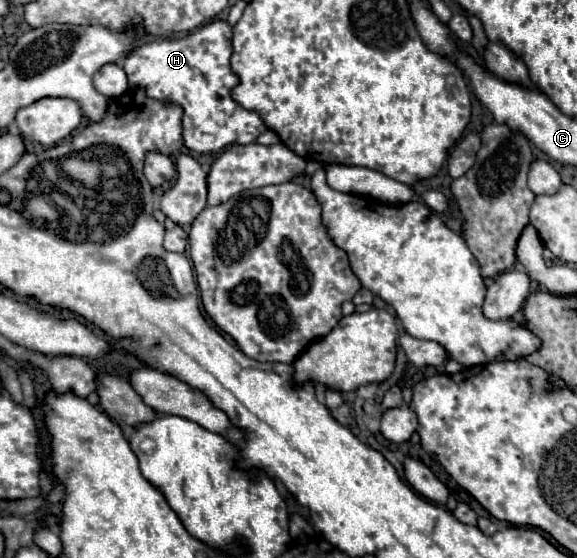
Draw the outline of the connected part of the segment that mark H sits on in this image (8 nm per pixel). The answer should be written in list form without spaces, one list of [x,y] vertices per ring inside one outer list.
[[[211,21],[203,29],[199,29],[193,35],[187,35],[183,39],[155,39],[147,41],[135,51],[131,51],[125,57],[125,69],[127,69],[127,79],[131,87],[141,87],[145,93],[153,99],[163,99],[163,101],[173,101],[183,107],[183,139],[185,147],[197,153],[219,153],[221,149],[229,145],[249,145],[255,143],[261,133],[267,131],[267,125],[263,123],[261,115],[257,111],[247,111],[239,103],[233,101],[231,89],[239,85],[239,77],[231,69],[231,37],[233,31],[227,25],[227,21]]]

